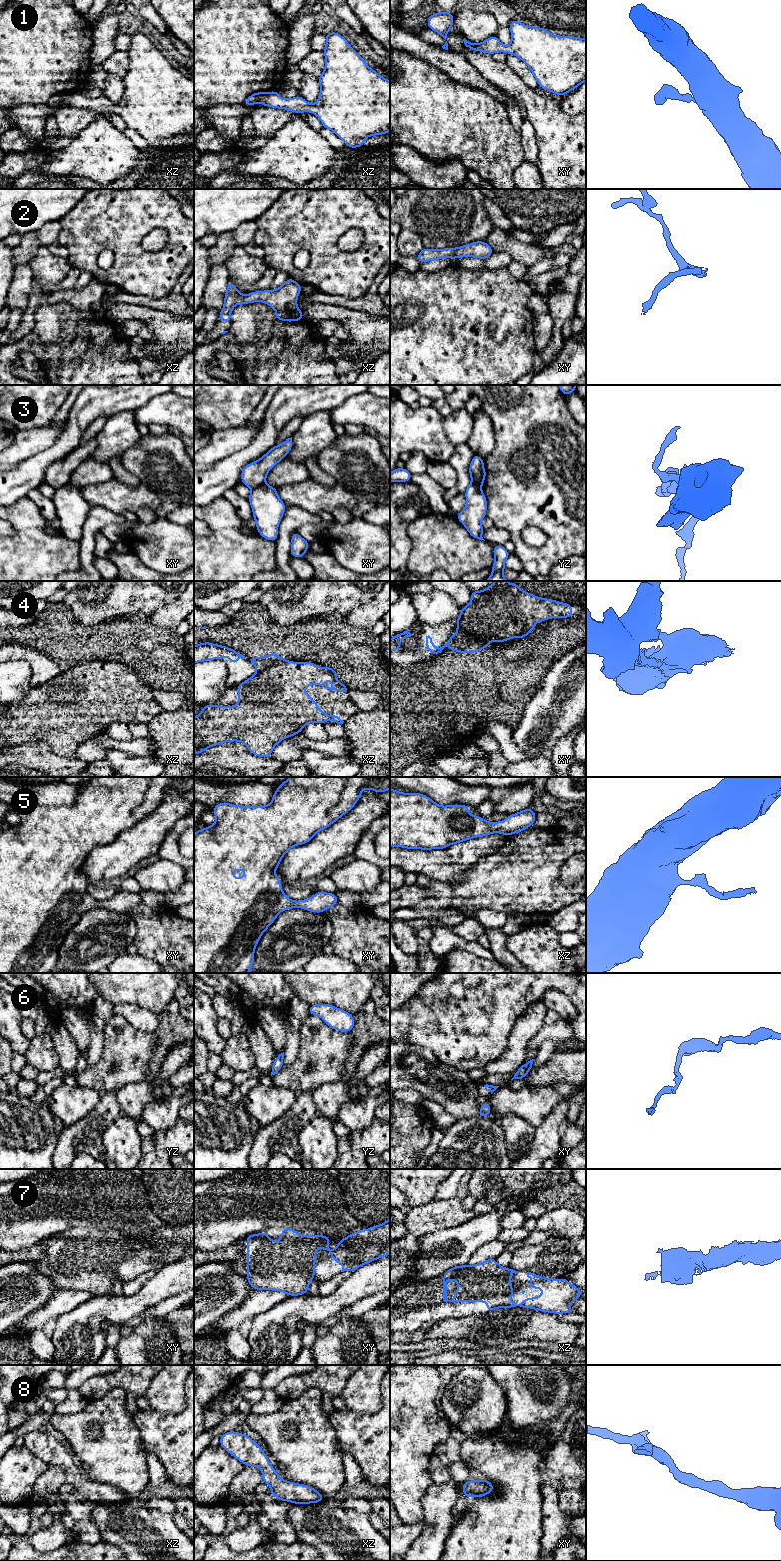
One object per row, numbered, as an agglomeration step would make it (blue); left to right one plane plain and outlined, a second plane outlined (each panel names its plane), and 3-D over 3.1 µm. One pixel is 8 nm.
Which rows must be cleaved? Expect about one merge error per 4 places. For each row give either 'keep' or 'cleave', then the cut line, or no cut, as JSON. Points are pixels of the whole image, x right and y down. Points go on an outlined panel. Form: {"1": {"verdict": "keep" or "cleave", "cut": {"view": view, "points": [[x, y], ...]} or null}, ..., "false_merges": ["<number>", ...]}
{"1": {"verdict": "keep", "cut": null}, "2": {"verdict": "keep", "cut": null}, "3": {"verdict": "cleave", "cut": {"view": "xy", "points": [[265, 483], [252, 489]]}}, "4": {"verdict": "cleave", "cut": {"view": "xy", "points": [[445, 644], [447, 646]]}}, "5": {"verdict": "keep", "cut": null}, "6": {"verdict": "keep", "cut": null}, "7": {"verdict": "keep", "cut": null}, "8": {"verdict": "keep", "cut": null}, "false_merges": ["3", "4"]}

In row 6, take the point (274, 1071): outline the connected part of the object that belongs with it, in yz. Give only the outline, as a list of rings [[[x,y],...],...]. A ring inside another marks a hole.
[[[284,1052],[279,1054],[274,1059],[271,1076],[277,1074],[279,1072],[279,1070],[282,1069],[282,1067],[283,1067],[283,1059],[284,1059]]]

